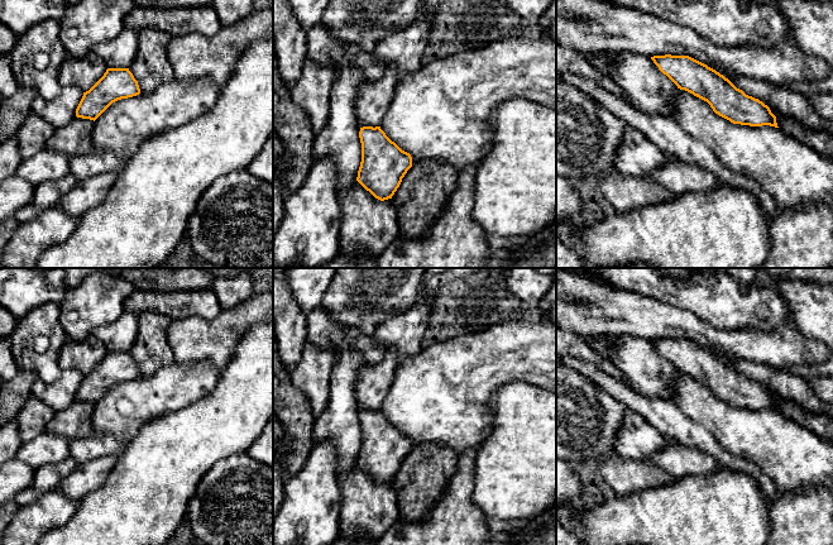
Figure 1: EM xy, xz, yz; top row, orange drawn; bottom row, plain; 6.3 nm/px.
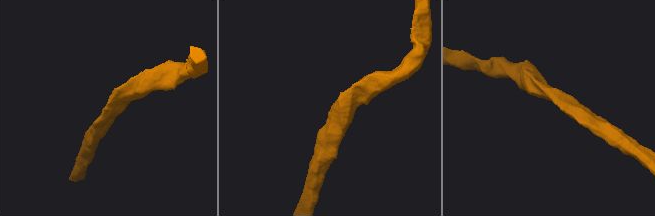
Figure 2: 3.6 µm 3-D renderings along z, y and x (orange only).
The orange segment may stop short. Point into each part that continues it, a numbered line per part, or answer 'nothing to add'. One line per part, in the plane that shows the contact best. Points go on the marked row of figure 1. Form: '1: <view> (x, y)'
1: yz (795, 175)

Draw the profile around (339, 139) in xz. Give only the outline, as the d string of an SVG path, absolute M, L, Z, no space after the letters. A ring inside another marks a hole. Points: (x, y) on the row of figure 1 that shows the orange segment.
M355 67L343 68L330 94L330 115L325 128L315 135L313 163L330 157L337 172L337 196L358 177L362 162L360 125L355 116L355 101L363 73Z

